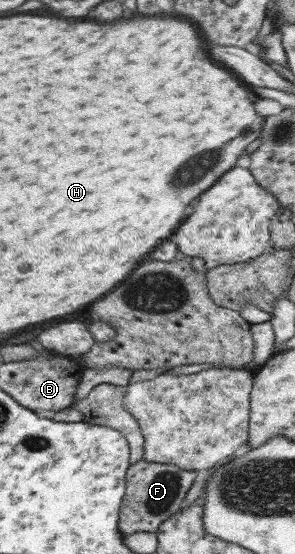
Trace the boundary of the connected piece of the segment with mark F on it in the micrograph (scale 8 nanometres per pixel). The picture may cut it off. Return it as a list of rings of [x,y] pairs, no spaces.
[[[143,458],[130,465],[125,474],[125,492],[121,498],[117,512],[117,528],[123,535],[135,532],[151,532],[158,530],[159,524],[171,514],[175,514],[185,498],[195,475],[199,472],[181,470],[172,463],[156,463]]]

